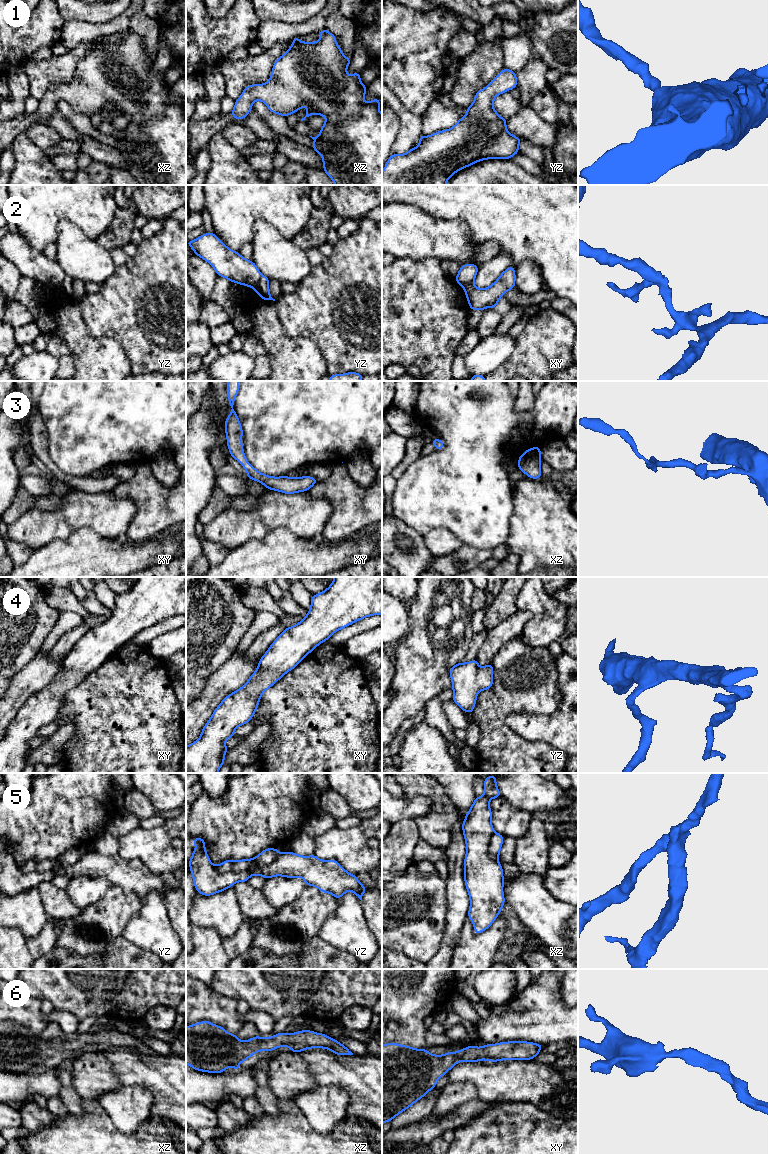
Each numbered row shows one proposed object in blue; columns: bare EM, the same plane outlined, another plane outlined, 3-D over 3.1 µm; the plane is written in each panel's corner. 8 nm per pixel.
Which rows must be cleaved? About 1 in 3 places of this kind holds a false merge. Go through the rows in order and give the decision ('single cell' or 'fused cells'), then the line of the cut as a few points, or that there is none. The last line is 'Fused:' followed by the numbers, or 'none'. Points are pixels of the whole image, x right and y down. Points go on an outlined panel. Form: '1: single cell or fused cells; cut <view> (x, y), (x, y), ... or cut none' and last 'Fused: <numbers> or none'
1: single cell; cut none
2: fused cells; cut yz (262, 276), (252, 287)
3: single cell; cut none
4: single cell; cut none
5: fused cells; cut yz (212, 865), (218, 872), (249, 872), (251, 875)
6: single cell; cut none
Fused: 2, 5

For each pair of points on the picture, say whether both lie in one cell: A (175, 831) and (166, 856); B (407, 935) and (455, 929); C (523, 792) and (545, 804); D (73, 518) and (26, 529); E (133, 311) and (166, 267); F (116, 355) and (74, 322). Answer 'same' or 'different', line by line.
A: different
B: different
C: same
D: same
E: same
F: same

